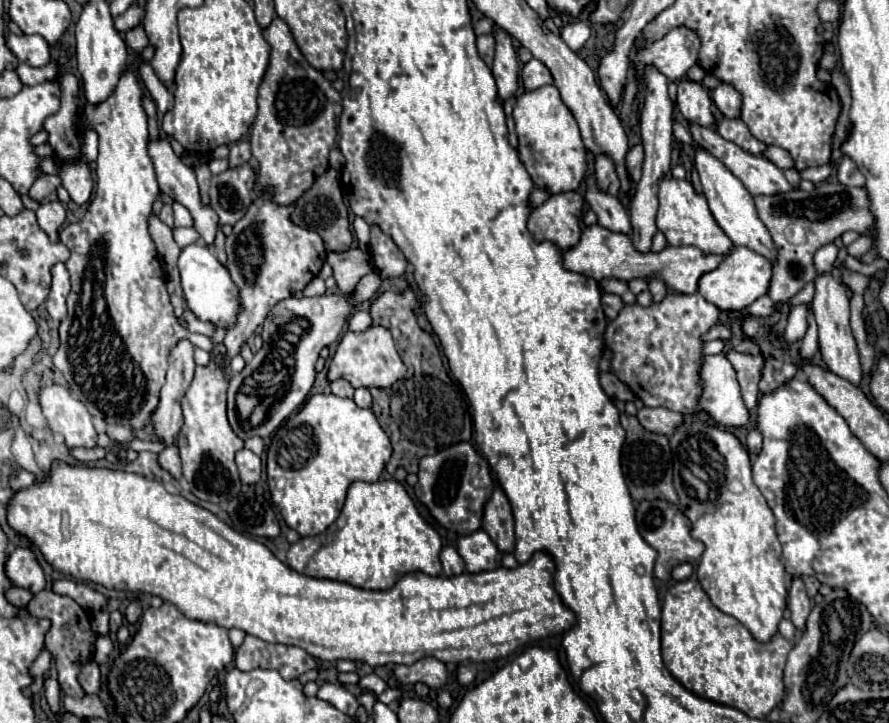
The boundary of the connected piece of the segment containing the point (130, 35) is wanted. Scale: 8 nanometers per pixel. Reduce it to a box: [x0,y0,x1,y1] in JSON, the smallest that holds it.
[124,25,148,53]

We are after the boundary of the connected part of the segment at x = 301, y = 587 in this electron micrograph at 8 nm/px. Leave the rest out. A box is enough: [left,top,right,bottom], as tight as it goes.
[8,459,576,667]

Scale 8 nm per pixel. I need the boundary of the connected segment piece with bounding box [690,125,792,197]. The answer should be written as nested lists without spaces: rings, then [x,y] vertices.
[[[690,125],[690,133],[692,133],[692,137],[694,137],[696,143],[700,143],[706,151],[710,151],[716,159],[720,159],[720,161],[744,183],[744,187],[750,191],[752,197],[758,197],[758,195],[780,195],[780,193],[792,191],[792,185],[786,181],[782,169],[774,167],[774,163],[770,163],[768,159],[764,159],[764,157],[754,157],[754,155],[746,153],[746,151],[740,149],[736,143],[730,143],[730,141],[722,139],[714,129]]]

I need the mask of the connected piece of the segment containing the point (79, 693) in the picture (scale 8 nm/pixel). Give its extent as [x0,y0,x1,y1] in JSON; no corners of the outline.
[26,589,100,699]

